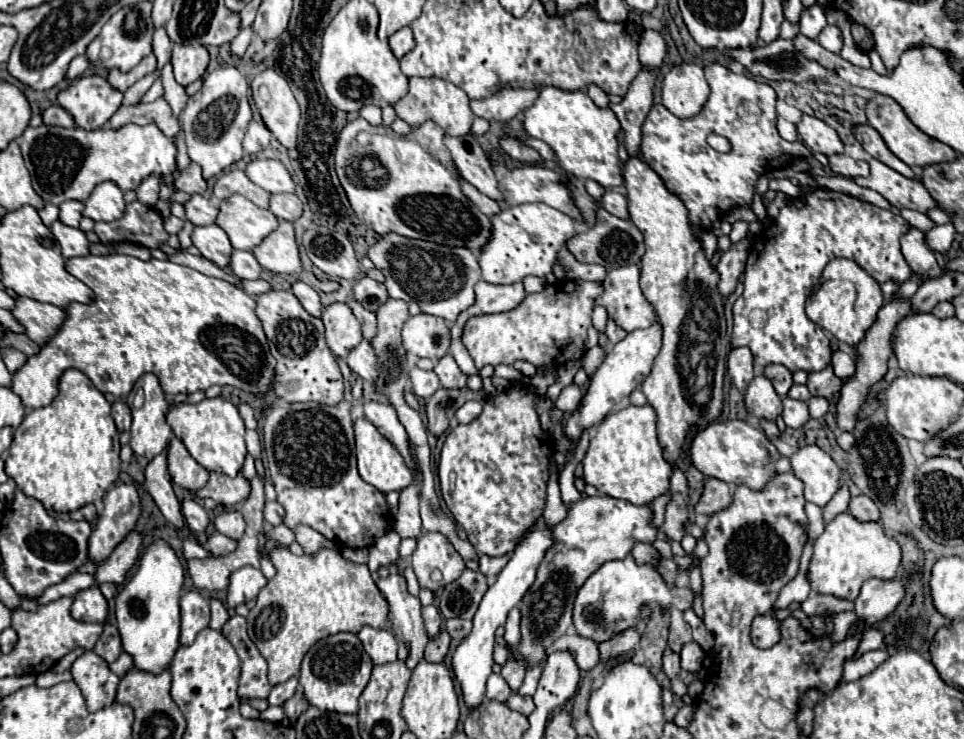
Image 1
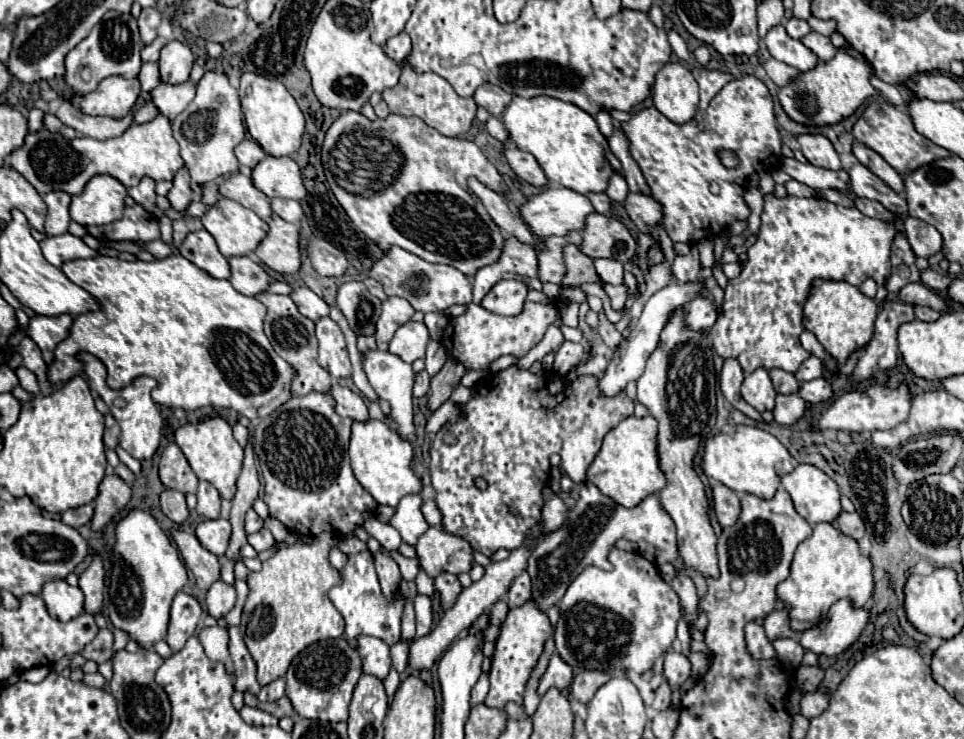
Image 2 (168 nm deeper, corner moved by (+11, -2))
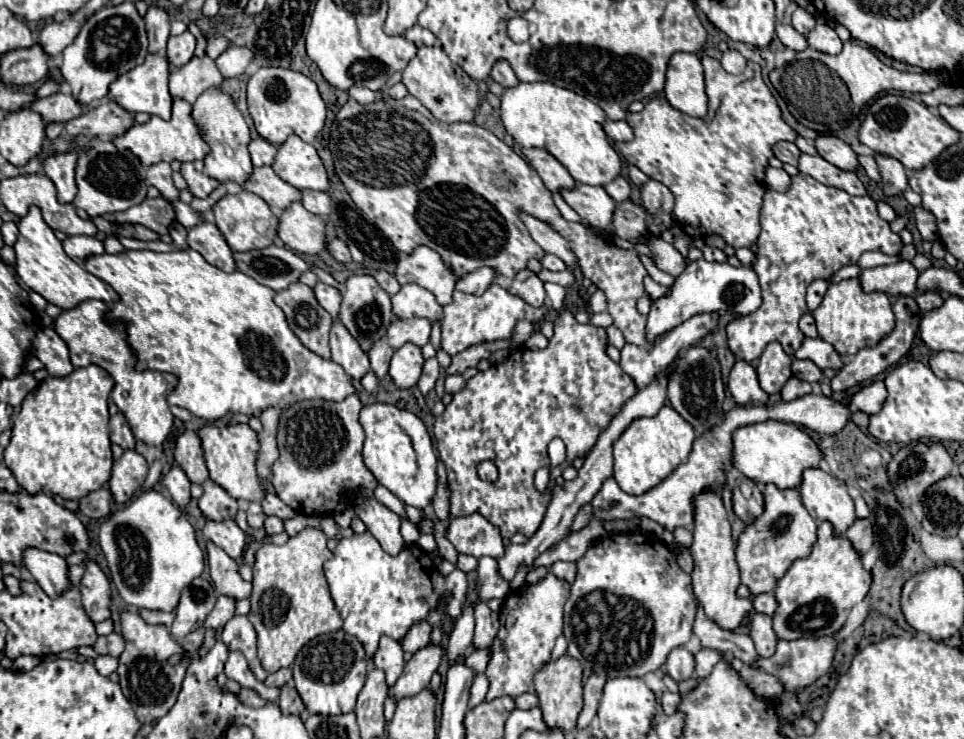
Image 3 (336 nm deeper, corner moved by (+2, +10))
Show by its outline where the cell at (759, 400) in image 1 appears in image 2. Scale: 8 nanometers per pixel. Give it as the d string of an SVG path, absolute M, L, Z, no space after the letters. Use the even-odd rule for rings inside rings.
M755 369L753 373L749 373L743 381L741 395L757 411L761 411L761 413L771 411L773 405L775 405L775 395L777 393L773 389L769 371L767 369Z

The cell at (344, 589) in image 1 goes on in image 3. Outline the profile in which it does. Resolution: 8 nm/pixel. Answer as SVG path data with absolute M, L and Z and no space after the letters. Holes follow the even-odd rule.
M306 527L284 545L262 545L256 551L254 589L250 597L252 609L248 619L258 633L258 657L268 673L290 667L298 651L316 635L342 629L340 613L332 603L322 571L324 561L334 555L326 547L326 541L328 539L320 529Z

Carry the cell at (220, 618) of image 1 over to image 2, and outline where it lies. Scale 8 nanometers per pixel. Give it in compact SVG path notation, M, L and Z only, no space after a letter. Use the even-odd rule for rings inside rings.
M213 625L213 627L205 627L201 631L197 631L197 639L201 641L207 657L211 661L219 661L227 667L227 673L233 675L233 667L231 667L231 657L229 657L229 651L227 651L227 631L219 625Z

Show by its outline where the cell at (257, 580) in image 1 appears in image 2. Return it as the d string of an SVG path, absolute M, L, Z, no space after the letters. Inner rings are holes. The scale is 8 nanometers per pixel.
M219 579L207 591L207 611L209 611L209 615L215 617L215 619L225 617L233 609L235 599L237 599L235 587L233 585L227 585L227 583L223 583Z

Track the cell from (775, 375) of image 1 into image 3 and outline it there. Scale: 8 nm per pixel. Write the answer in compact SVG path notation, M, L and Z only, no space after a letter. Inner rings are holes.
M792 359L792 373L798 379L804 379L808 383L816 383L822 379L822 371L812 363L812 361L802 361L802 359Z

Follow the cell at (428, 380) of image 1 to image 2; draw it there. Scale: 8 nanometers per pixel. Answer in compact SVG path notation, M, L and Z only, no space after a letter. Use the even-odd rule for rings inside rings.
M423 369L423 371L419 371L419 373L417 373L417 377L415 377L413 395L415 395L415 397L423 397L423 395L429 391L429 381L431 381L431 377L427 375L427 371L425 371L425 369Z

